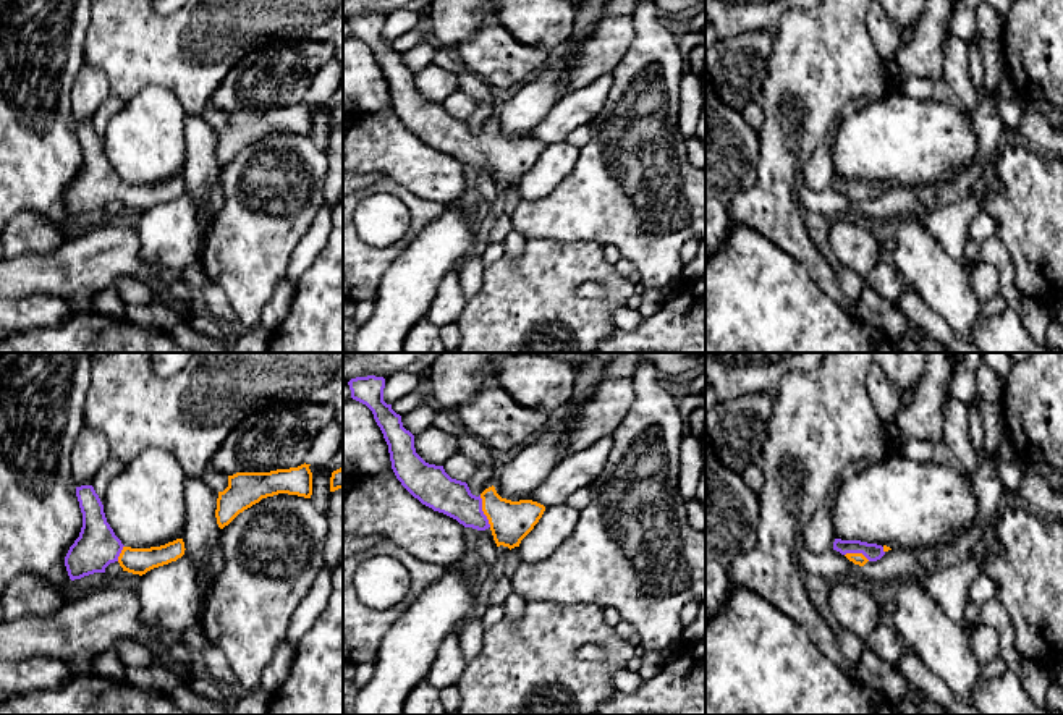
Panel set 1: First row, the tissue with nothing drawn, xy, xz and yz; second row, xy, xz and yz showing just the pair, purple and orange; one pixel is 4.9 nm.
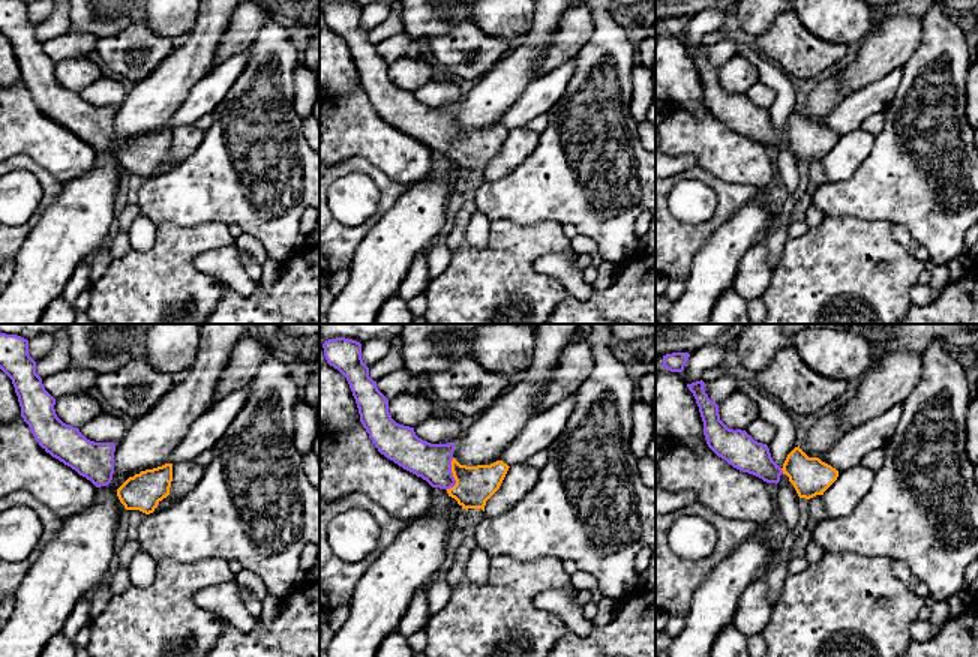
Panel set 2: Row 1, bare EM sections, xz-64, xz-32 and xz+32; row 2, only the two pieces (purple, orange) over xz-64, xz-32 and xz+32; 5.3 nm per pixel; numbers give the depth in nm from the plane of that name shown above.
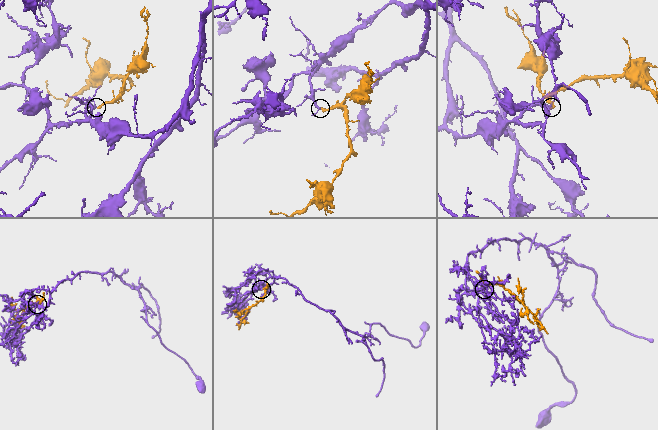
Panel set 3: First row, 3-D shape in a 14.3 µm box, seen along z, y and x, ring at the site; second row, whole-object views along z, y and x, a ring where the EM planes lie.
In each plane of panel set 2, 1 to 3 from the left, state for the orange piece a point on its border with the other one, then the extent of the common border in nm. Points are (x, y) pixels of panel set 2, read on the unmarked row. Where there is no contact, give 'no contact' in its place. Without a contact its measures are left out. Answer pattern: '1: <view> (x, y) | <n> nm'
1: no contact
2: xz-32 (452, 140) | 180 nm
3: xz+32 (782, 135) | 40 nm

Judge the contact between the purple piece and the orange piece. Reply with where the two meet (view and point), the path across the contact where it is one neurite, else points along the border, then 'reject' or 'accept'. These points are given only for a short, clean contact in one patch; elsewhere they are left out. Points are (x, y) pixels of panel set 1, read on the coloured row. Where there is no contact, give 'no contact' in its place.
contact xz (482, 511); way xz (437, 490), (471, 511), (482, 511), (495, 511), (510, 521); accept

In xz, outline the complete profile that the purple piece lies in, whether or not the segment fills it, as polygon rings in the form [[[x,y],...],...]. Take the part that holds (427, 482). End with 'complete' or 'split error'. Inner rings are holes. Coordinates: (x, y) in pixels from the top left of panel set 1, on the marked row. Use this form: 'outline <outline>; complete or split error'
outline [[[356,377],[348,385],[351,398],[372,411],[388,445],[392,469],[414,498],[464,527],[490,529],[497,547],[519,547],[542,518],[544,505],[502,498],[493,485],[479,497],[472,495],[466,482],[451,479],[443,466],[429,464],[416,453],[414,435],[403,427],[392,404],[383,401],[383,377]]]; split error

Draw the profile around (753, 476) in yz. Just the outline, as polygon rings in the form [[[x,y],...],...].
[[[751,463],[744,472],[741,474],[743,480],[746,482],[746,485],[756,493],[759,495],[762,492],[764,487],[764,472],[760,469],[759,463]]]

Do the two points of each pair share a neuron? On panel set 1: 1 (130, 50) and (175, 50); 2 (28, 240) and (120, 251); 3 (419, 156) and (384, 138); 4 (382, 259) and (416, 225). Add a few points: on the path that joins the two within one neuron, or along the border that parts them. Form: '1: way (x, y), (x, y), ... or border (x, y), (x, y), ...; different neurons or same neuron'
1: way (141, 50), (164, 50); same neuron
2: border (65, 238), (50, 251), (23, 254); different neurons
3: way (411, 156), (402, 156), (392, 146); same neuron
4: way (392, 253), (410, 235); same neuron

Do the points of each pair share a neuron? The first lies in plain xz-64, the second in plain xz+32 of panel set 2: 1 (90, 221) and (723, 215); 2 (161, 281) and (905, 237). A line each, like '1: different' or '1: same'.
1: different
2: different

